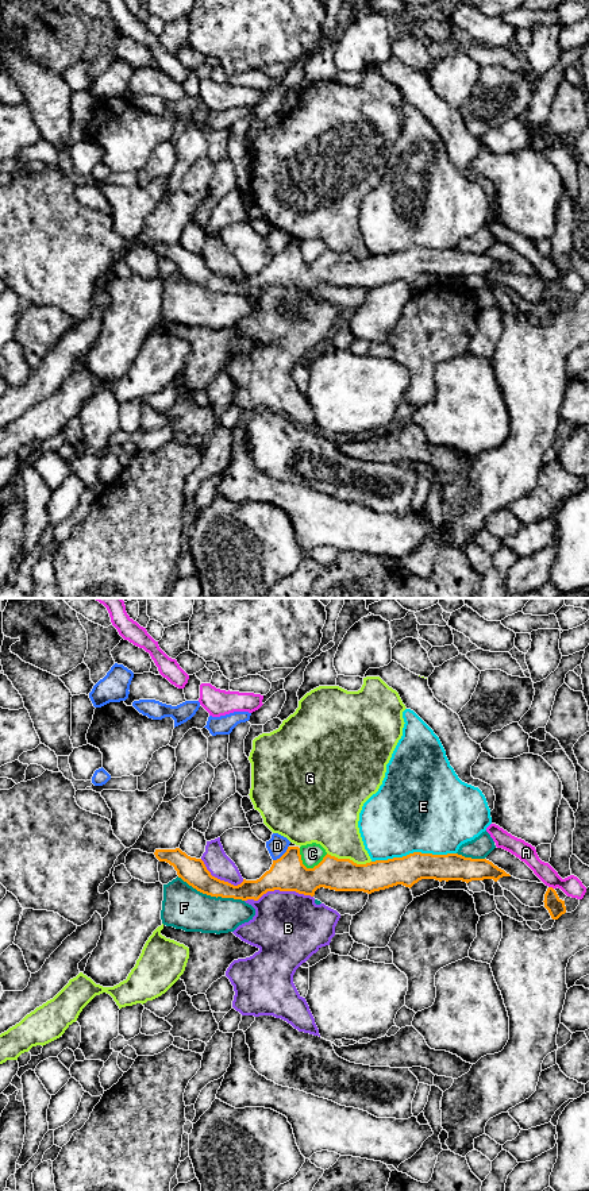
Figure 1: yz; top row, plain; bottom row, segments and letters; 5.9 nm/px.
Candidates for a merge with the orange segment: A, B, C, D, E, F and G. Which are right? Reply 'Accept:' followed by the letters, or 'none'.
Accept: none

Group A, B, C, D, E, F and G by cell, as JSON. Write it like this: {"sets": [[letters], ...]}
{"sets": [["A"], ["B"], ["C"], ["D"], ["E"], ["F"], ["G"]]}

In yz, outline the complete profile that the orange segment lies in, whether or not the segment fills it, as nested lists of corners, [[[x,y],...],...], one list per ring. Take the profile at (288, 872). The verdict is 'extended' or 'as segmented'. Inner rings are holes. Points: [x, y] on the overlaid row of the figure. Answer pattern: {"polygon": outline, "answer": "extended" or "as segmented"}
{"polygon": [[[288,847],[286,852],[257,880],[238,886],[211,875],[201,859],[190,857],[180,848],[155,849],[155,857],[174,867],[178,878],[197,891],[222,898],[258,901],[267,891],[296,891],[315,895],[320,887],[335,891],[363,891],[372,894],[397,884],[412,887],[421,879],[497,882],[511,876],[486,859],[471,859],[458,853],[432,855],[413,852],[403,857],[357,864],[350,859],[326,855],[313,868],[303,864],[300,848]]], "answer": "as segmented"}

